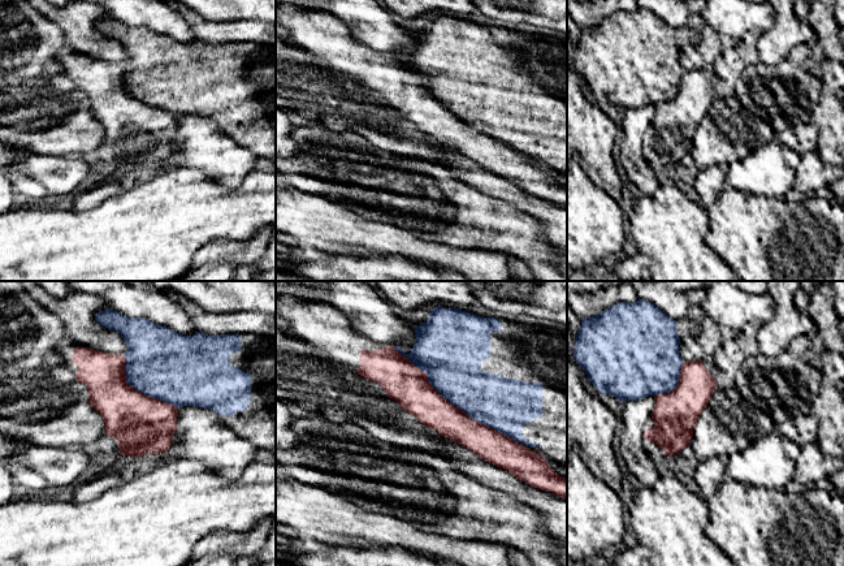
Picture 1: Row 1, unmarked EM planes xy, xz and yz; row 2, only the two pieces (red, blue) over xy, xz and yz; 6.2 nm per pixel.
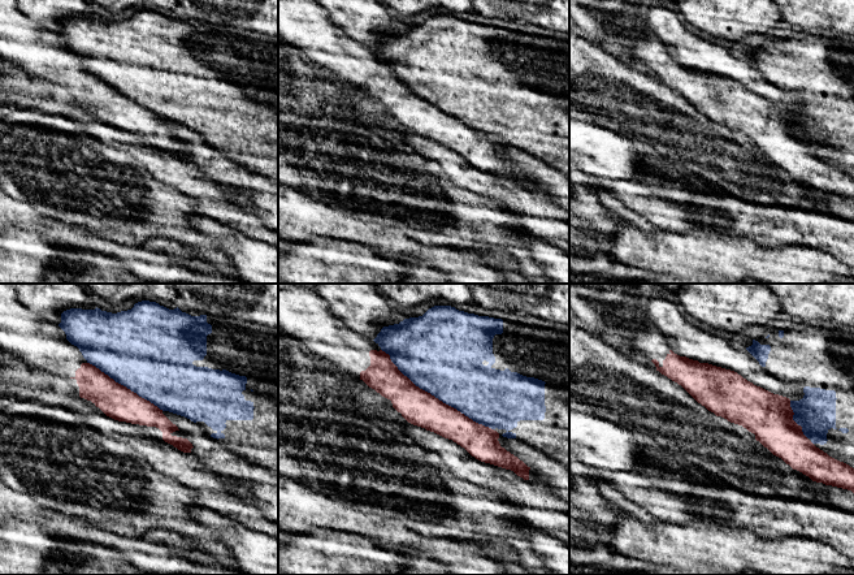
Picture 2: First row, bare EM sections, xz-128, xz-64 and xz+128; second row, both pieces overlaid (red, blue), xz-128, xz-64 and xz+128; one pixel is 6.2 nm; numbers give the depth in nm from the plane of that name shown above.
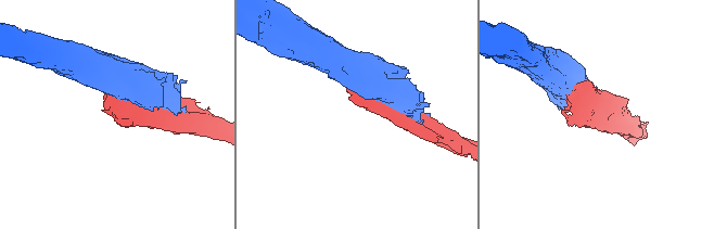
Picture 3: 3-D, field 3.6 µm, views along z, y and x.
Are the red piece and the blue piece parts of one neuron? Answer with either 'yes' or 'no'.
no

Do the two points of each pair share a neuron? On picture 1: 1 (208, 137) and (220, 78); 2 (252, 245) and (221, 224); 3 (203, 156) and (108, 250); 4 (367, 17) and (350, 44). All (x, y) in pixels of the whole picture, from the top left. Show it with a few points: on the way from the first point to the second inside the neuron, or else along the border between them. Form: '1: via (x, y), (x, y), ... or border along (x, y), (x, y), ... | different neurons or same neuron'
1: border along (182, 115), (202, 115), (215, 119), (233, 141) | different neurons
2: border along (262, 228), (247, 241), (216, 241) | different neurons
3: border along (171, 167), (195, 167), (219, 184) | different neurons
4: border along (333, 16), (345, 25), (359, 43) | different neurons

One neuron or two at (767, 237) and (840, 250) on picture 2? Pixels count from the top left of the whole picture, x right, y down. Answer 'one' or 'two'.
one

